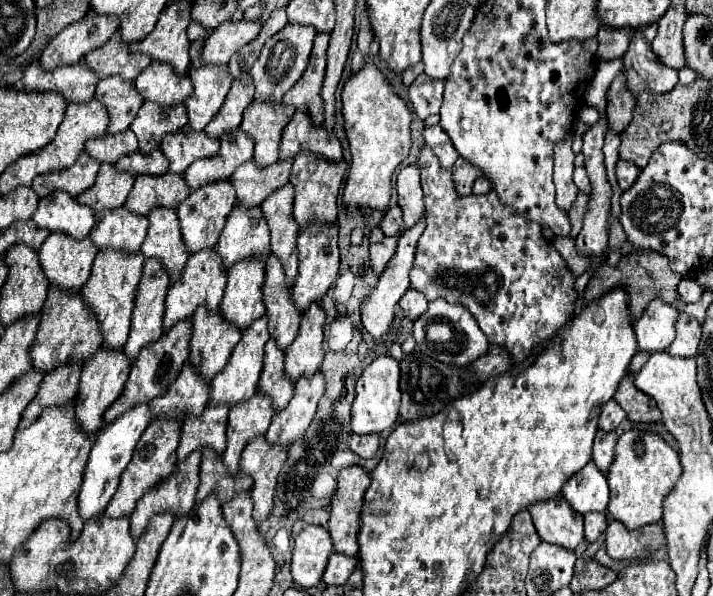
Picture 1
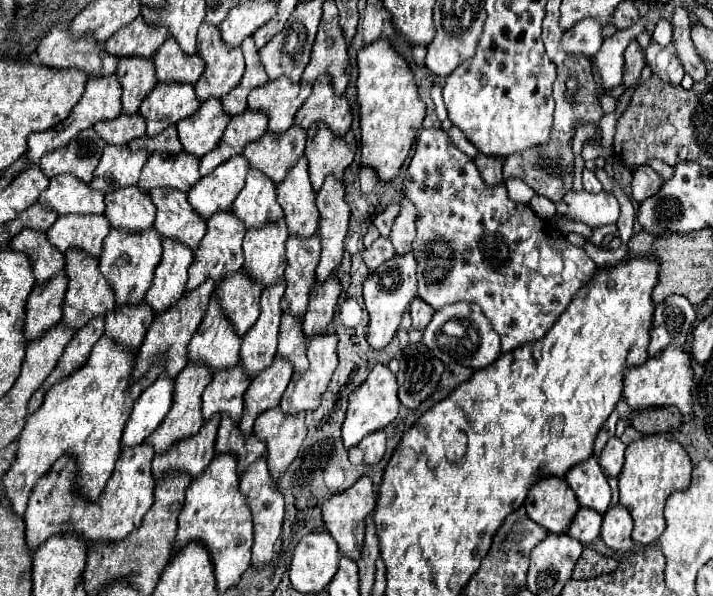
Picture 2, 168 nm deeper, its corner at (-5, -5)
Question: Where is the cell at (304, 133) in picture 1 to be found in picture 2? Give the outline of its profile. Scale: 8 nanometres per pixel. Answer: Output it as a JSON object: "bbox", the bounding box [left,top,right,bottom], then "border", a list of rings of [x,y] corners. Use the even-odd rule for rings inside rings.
{"bbox":[295,77,351,135],"border":[[[329,77],[317,79],[313,83],[313,93],[303,103],[301,111],[295,115],[295,125],[309,131],[311,125],[323,123],[335,135],[345,135],[351,129],[351,111],[345,97],[335,97]]]}

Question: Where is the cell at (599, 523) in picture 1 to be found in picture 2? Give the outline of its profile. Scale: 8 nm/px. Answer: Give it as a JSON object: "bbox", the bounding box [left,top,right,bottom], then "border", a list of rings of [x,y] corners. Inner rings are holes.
{"bbox":[567,507,603,545],"border":[[[581,507],[575,521],[571,523],[567,535],[575,537],[583,545],[589,545],[601,535],[601,523],[603,523],[601,513],[593,511],[593,509],[587,509],[587,507]]]}

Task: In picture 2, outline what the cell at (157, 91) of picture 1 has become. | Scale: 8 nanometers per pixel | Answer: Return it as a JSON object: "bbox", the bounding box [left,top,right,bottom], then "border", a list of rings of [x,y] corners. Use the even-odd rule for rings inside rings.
{"bbox":[153,39,205,85],"border":[[[167,39],[157,55],[153,57],[155,77],[159,83],[191,83],[195,85],[197,79],[205,71],[205,63],[199,55],[185,55],[175,39]]]}

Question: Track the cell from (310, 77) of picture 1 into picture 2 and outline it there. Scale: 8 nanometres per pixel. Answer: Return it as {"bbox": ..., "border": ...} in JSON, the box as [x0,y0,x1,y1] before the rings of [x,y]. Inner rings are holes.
{"bbox":[301,1,349,97],"border":[[[335,1],[323,3],[323,19],[319,23],[311,61],[303,71],[301,83],[313,83],[321,75],[329,75],[337,97],[345,93],[349,83],[349,55],[343,31],[339,27],[339,11]]]}

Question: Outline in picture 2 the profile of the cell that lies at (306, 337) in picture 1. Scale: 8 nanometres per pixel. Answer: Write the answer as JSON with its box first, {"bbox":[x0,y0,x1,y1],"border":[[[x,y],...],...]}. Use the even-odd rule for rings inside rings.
{"bbox":[303,277,341,341],"border":[[[331,277],[325,283],[315,283],[311,291],[311,301],[305,313],[305,323],[303,323],[303,333],[307,341],[319,335],[327,335],[329,325],[333,321],[339,293],[341,293],[341,285],[337,277]]]}

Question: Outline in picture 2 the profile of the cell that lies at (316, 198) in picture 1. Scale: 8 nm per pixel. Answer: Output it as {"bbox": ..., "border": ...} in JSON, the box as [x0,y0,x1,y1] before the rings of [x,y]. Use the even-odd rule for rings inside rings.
{"bbox":[305,125,357,193],"border":[[[313,125],[309,129],[307,149],[305,149],[313,191],[317,193],[321,189],[327,175],[343,179],[343,171],[351,165],[355,151],[357,151],[357,143],[351,131],[339,137],[333,135],[323,125]]]}

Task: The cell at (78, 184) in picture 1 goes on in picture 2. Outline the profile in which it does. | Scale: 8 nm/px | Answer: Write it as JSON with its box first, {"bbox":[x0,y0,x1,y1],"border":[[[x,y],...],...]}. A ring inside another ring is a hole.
{"bbox":[39,129,105,183],"border":[[[87,129],[81,131],[81,135],[75,141],[71,141],[65,149],[47,153],[41,159],[39,167],[49,179],[63,173],[71,173],[77,179],[89,183],[103,155],[103,149],[105,149],[105,141],[93,129]]]}

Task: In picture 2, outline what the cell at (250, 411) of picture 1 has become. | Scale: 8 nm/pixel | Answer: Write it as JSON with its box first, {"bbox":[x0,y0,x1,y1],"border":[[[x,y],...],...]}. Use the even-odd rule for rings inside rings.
{"bbox":[239,357,291,435],"border":[[[275,357],[273,365],[267,367],[261,375],[257,375],[251,385],[245,391],[245,411],[239,423],[241,433],[249,435],[253,431],[253,423],[255,419],[265,413],[267,409],[279,407],[281,395],[285,391],[285,387],[291,381],[291,365],[285,363],[283,359]]]}

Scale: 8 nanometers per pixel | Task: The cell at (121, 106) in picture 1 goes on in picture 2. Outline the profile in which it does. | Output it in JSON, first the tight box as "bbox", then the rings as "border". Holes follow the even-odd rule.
{"bbox":[117,59,157,115],"border":[[[121,59],[117,65],[117,81],[121,83],[123,89],[123,113],[125,115],[135,115],[139,111],[141,101],[153,87],[157,85],[155,81],[155,69],[151,59]]]}

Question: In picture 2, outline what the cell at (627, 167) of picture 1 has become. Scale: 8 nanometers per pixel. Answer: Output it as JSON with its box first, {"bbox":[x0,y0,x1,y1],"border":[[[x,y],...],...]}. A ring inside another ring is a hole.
{"bbox":[631,165,663,203],"border":[[[641,165],[633,171],[633,179],[631,179],[631,197],[641,203],[643,199],[651,197],[657,193],[657,189],[661,187],[663,179],[649,167],[649,165]]]}

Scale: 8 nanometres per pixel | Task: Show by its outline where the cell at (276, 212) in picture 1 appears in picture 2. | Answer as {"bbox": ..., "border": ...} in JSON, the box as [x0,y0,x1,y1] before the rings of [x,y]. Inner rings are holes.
{"bbox":[277,157,319,239],"border":[[[301,157],[297,167],[291,169],[289,177],[285,177],[277,185],[277,203],[285,213],[289,235],[301,235],[303,239],[317,233],[319,215],[315,207],[315,193],[309,183],[305,157]]]}

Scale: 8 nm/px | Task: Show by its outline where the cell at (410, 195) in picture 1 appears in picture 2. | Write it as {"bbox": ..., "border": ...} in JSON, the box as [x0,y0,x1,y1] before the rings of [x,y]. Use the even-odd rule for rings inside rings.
{"bbox":[389,199,417,255],"border":[[[401,199],[401,213],[395,219],[393,231],[389,235],[399,255],[405,255],[411,251],[411,243],[415,241],[415,231],[417,231],[417,207],[413,207],[409,199]]]}

